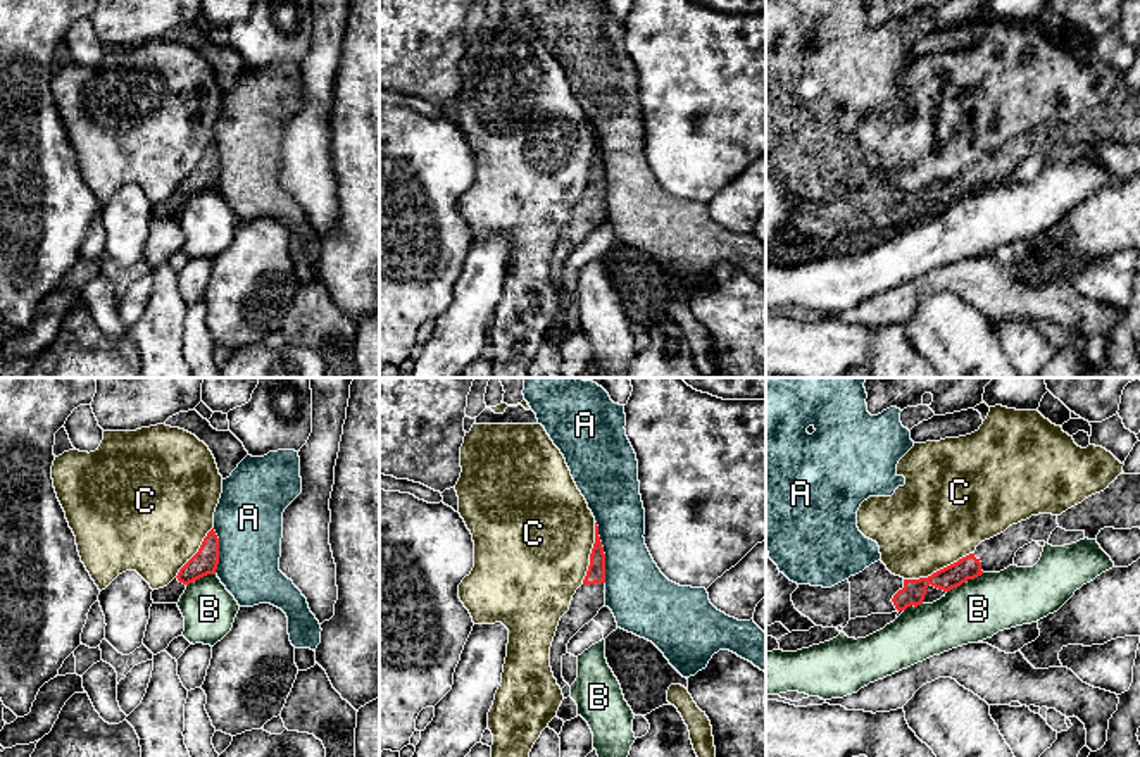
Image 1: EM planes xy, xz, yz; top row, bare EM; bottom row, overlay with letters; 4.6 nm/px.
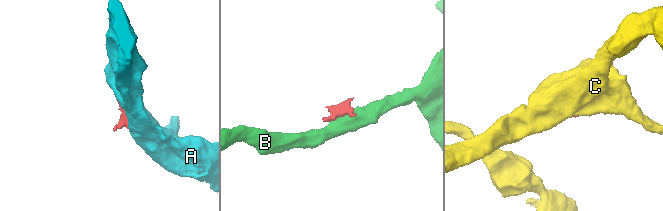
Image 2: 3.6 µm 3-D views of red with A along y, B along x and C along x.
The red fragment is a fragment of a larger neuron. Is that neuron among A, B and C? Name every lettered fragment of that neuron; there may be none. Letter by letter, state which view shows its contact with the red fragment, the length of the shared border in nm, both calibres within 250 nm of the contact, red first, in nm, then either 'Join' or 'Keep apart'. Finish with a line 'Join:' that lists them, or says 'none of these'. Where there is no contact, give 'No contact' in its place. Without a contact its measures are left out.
A: Touches red in xz. Shared border 300 nm. Thickness 90 nm (red) against 300 nm. Keep apart
B: Touches red in yz. Shared border 200 nm. Thickness 110 nm (red) against 280 nm. Keep apart
C: Touches red in yz. Shared border 340 nm. Thickness 110 nm (red) against 440 nm. Keep apart
Join: none of these

